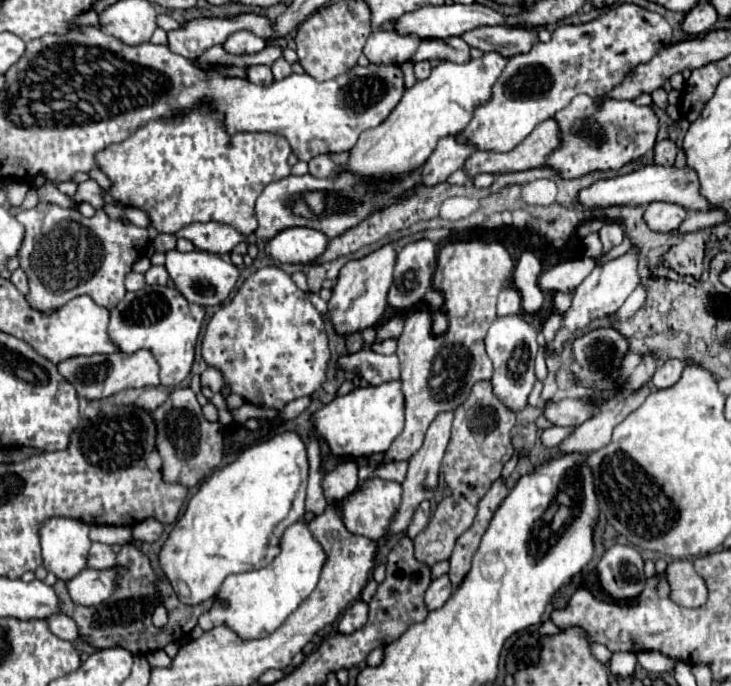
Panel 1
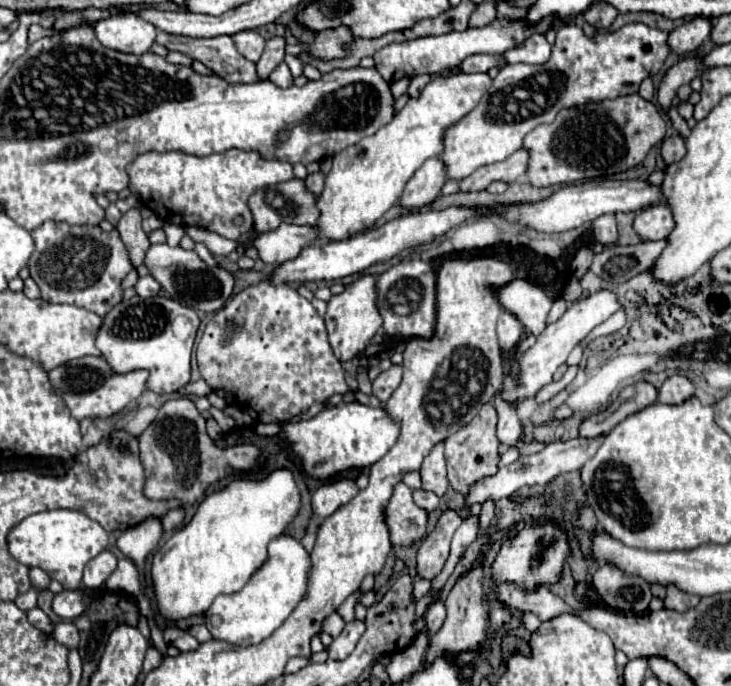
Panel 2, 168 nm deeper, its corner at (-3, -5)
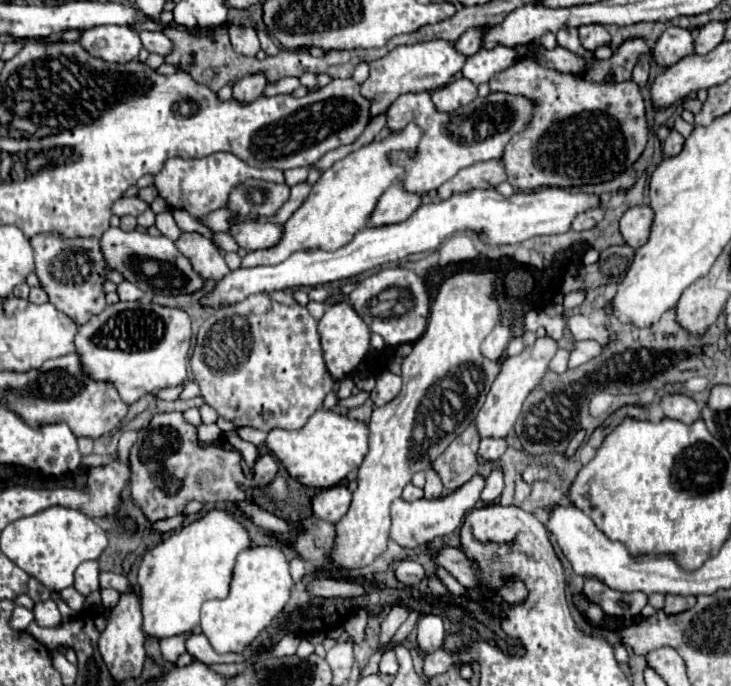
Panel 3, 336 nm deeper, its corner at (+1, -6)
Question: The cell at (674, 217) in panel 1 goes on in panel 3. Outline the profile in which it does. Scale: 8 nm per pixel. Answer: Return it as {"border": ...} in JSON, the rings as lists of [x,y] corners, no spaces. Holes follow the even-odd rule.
{"border":[[[634,206],[620,218],[620,234],[632,248],[644,246],[650,238],[650,228],[654,222],[654,210],[650,206]]]}

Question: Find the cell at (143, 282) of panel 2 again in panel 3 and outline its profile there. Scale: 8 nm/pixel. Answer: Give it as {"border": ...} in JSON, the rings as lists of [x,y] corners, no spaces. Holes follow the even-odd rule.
{"border":[[[124,280],[124,282],[120,282],[118,284],[118,296],[120,296],[120,300],[140,300],[142,296],[144,296],[144,292],[136,286],[136,284],[132,284],[132,282],[128,282],[128,280]]]}

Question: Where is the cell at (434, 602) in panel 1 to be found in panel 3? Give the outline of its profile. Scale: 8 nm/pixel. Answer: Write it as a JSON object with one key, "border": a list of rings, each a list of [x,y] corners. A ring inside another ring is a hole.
{"border":[[[424,614],[418,620],[418,648],[422,652],[434,652],[442,648],[444,624],[436,614]]]}

